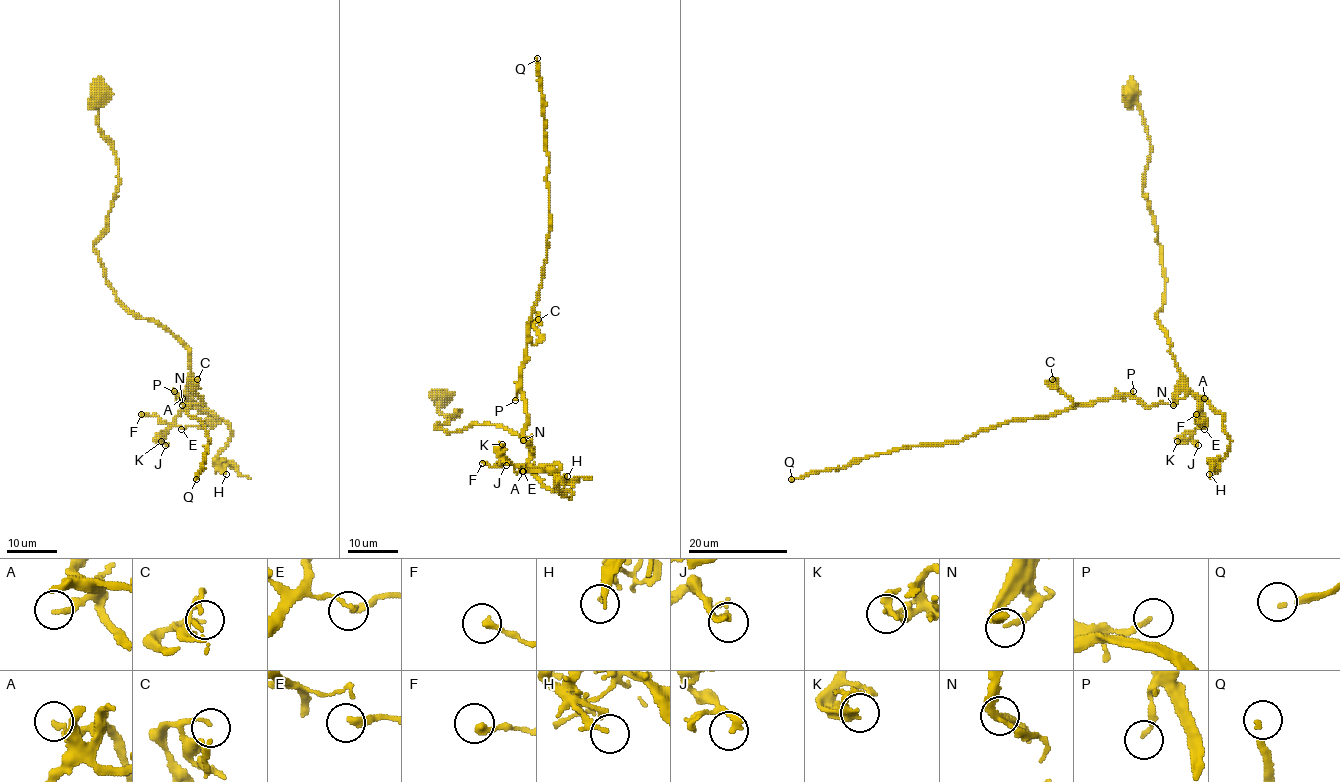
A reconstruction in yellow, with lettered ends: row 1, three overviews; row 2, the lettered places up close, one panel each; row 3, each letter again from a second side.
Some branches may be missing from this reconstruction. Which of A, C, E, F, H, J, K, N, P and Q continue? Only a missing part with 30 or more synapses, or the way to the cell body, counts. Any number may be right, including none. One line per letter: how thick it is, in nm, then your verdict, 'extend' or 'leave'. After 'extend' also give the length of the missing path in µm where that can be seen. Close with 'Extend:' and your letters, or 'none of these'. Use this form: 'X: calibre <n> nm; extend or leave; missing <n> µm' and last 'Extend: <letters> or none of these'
A: calibre 180 nm; leave
C: calibre 120 nm; leave
E: calibre 150 nm; leave
F: calibre 260 nm; leave
H: calibre 180 nm; leave
J: calibre 200 nm; leave
K: calibre 160 nm; leave
N: calibre 130 nm; leave
P: calibre 160 nm; leave
Q: calibre 160 nm; extend; missing 250 µm
Extend: Q

